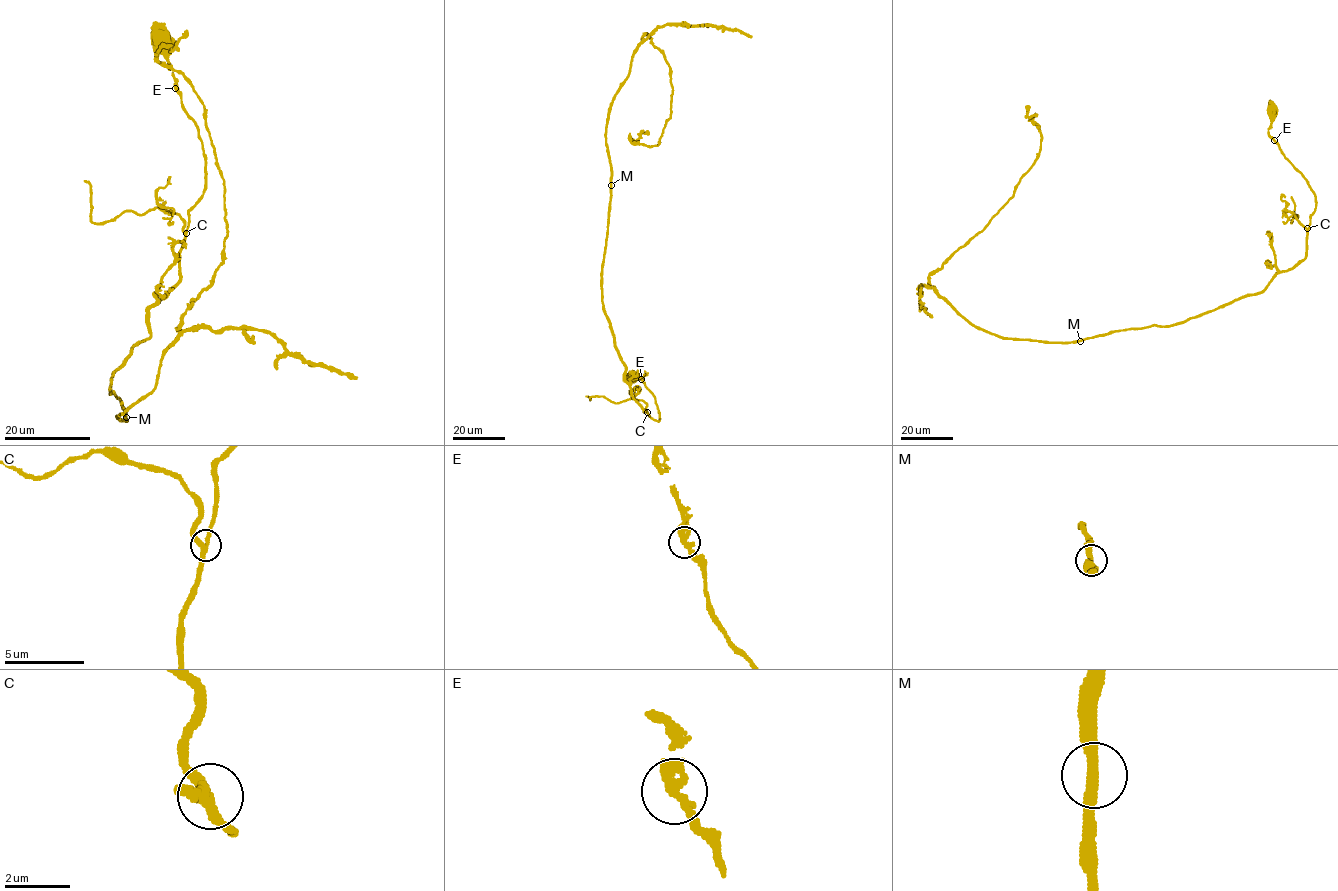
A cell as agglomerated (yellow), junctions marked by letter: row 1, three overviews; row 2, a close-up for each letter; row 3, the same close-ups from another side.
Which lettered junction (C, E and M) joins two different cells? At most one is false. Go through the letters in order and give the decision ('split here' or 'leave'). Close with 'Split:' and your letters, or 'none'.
C: leave
E: leave
M: leave
Split: none

